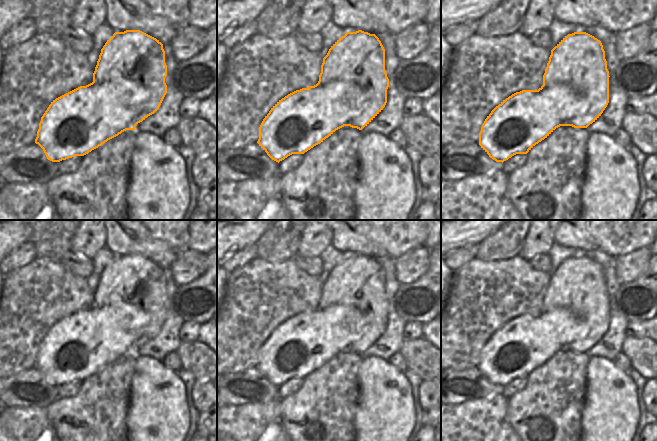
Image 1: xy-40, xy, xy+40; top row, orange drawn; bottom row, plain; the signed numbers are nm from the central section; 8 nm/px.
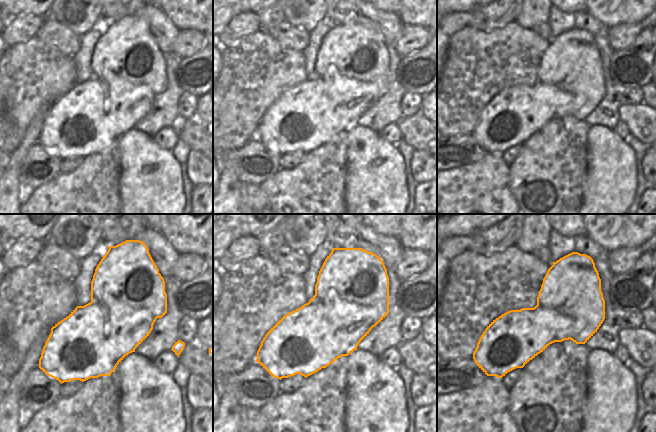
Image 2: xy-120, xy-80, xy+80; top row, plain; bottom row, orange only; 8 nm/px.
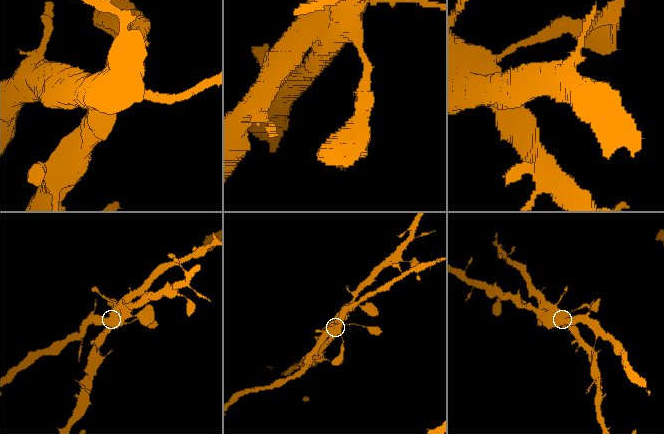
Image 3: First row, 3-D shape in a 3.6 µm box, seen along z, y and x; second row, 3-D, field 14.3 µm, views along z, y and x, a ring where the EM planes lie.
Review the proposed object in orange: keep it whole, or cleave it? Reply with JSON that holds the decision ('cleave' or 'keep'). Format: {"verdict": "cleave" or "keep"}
{"verdict": "cleave"}

